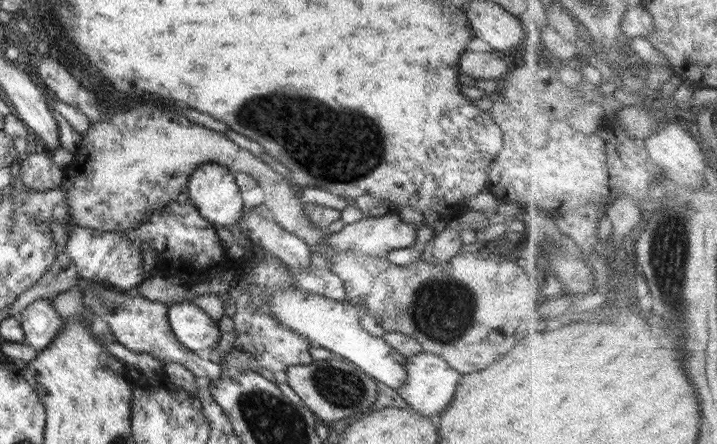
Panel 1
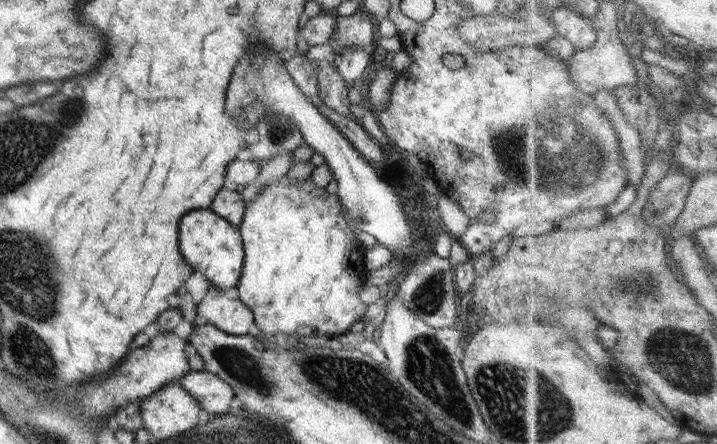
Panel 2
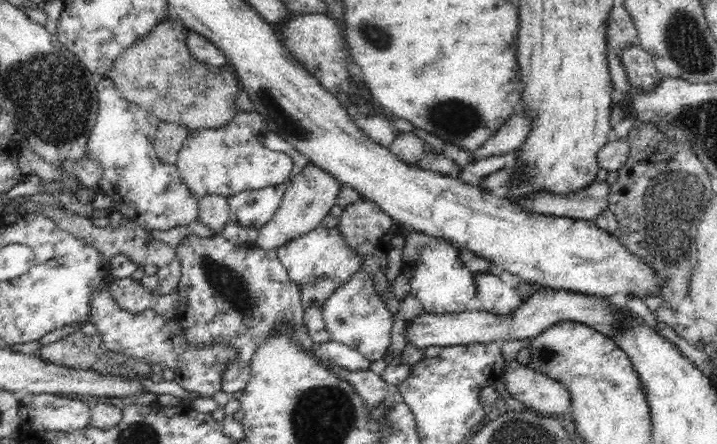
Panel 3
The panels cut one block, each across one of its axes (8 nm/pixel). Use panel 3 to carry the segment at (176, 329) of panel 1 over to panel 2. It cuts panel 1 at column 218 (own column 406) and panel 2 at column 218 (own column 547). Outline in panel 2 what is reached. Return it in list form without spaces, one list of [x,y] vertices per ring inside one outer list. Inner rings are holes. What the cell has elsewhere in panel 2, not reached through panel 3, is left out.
[[[212,286],[197,306],[199,320],[208,322],[226,334],[248,335],[254,326],[254,313],[240,302],[224,296],[225,292]]]

